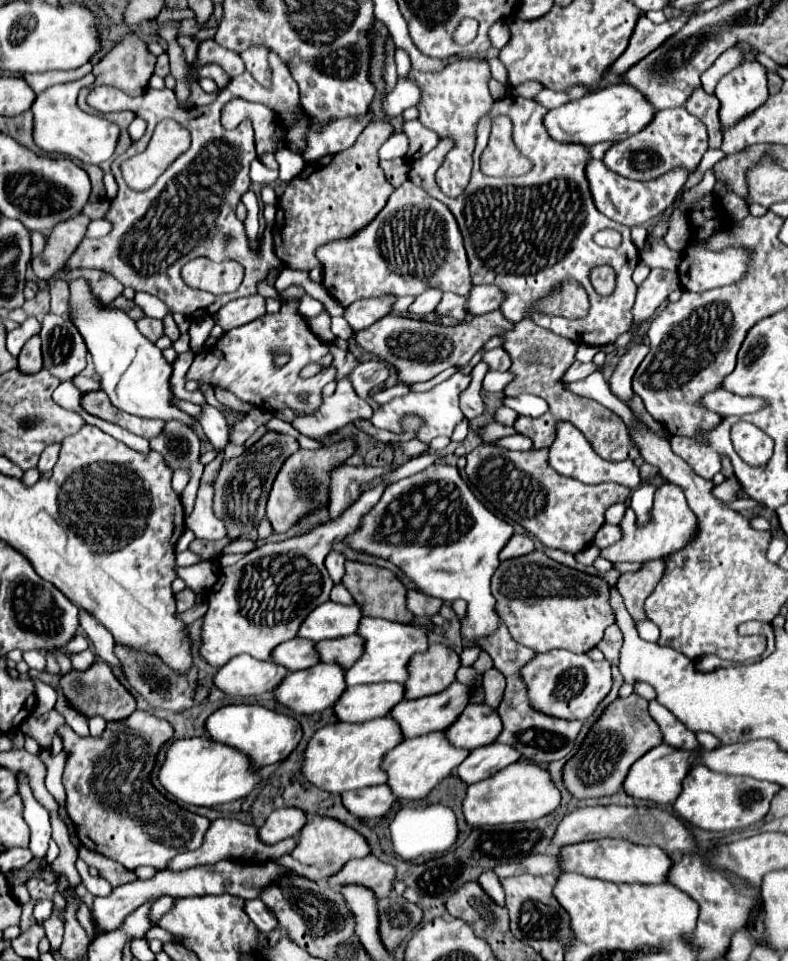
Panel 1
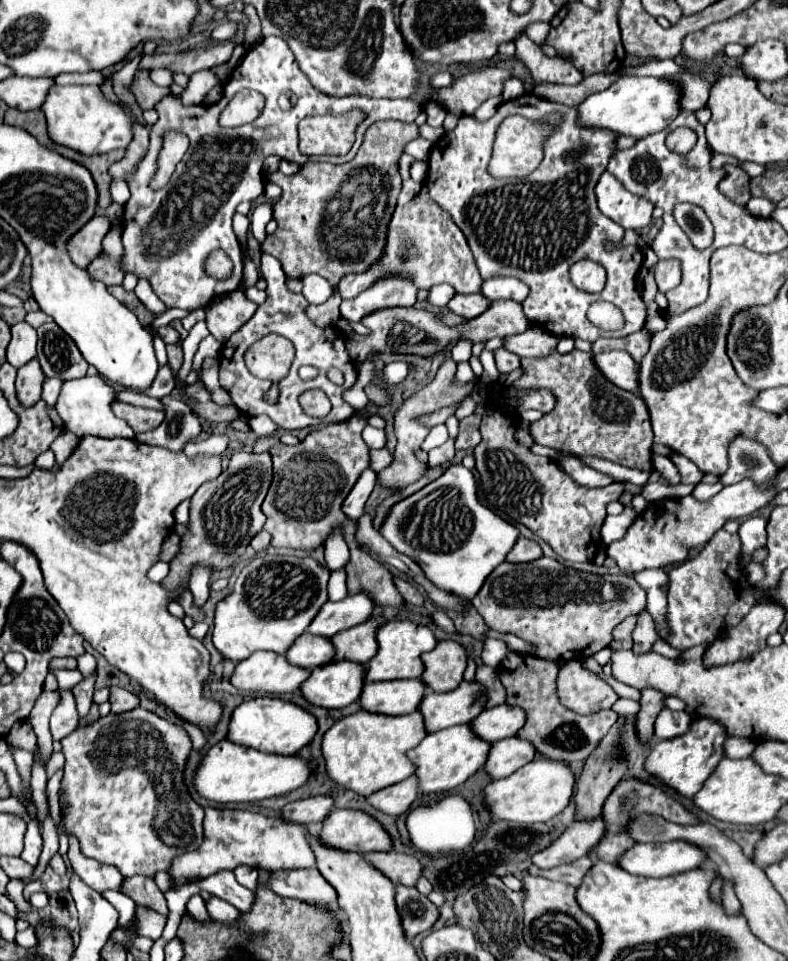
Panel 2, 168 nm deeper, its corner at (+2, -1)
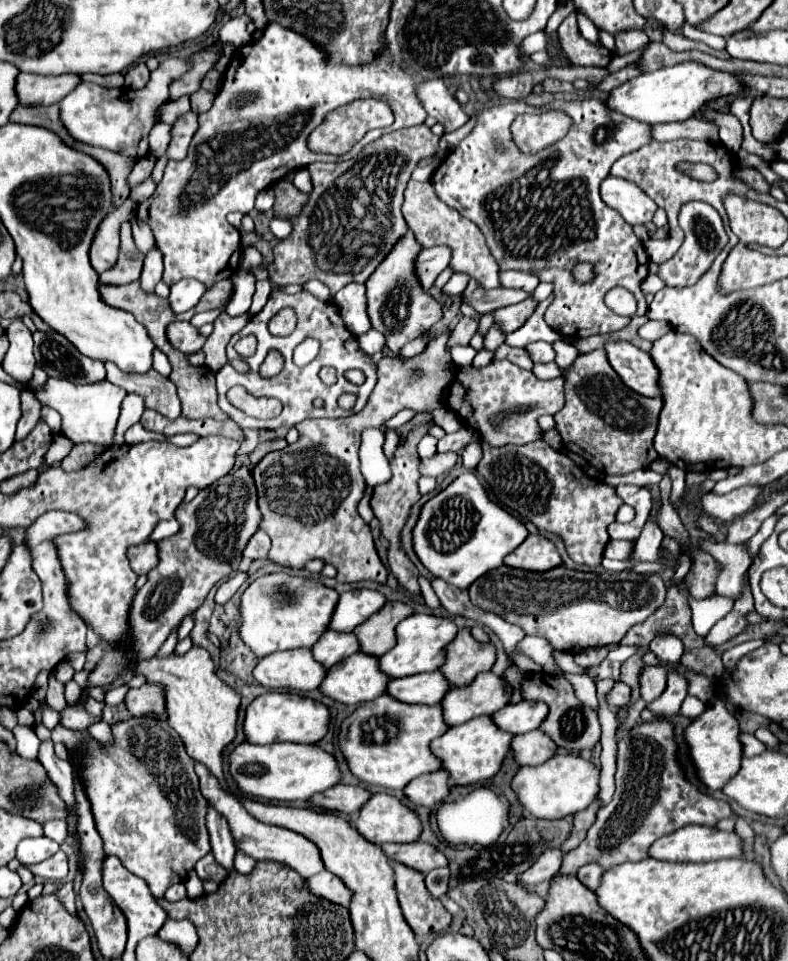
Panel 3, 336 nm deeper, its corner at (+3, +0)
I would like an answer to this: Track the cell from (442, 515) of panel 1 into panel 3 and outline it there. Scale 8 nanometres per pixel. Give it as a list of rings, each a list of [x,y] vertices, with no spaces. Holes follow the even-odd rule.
[[[465,471],[421,507],[411,535],[413,551],[425,569],[459,589],[469,589],[483,573],[503,565],[505,555],[515,551],[527,537],[527,527],[489,501],[477,477]]]

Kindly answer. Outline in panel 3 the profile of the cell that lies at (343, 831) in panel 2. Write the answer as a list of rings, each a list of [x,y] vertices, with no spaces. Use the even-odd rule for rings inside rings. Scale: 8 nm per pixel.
[[[377,793],[359,811],[357,819],[351,821],[367,841],[375,845],[383,843],[411,843],[419,839],[421,823],[417,815],[407,809],[399,799]]]

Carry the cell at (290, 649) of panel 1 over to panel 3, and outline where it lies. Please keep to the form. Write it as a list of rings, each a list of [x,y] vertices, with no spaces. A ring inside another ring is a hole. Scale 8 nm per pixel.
[[[325,631],[323,637],[311,647],[311,653],[315,661],[319,661],[323,667],[331,667],[339,663],[341,659],[347,659],[357,651],[357,639],[351,633],[337,633],[337,631]]]

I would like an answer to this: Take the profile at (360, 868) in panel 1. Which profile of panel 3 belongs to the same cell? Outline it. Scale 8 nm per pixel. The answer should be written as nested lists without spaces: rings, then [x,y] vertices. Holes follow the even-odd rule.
[[[423,841],[403,843],[403,845],[385,843],[381,849],[391,863],[407,865],[407,867],[423,873],[423,875],[427,875],[429,871],[433,871],[437,867],[447,867],[445,855],[439,853],[433,845],[423,843]]]

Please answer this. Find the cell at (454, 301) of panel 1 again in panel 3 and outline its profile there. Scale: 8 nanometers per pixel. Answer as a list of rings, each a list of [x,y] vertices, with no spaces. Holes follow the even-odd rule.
[[[469,281],[467,289],[463,291],[463,301],[469,303],[477,313],[491,313],[499,307],[507,307],[531,297],[531,293],[523,293],[519,289],[483,289],[477,281]]]

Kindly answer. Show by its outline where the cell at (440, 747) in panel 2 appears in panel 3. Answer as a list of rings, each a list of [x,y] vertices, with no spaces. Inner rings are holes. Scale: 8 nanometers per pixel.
[[[475,717],[463,725],[449,727],[447,733],[433,739],[429,747],[431,753],[441,761],[453,785],[473,785],[491,779],[499,771],[503,757],[509,751],[509,741],[511,735],[503,733],[491,717]]]

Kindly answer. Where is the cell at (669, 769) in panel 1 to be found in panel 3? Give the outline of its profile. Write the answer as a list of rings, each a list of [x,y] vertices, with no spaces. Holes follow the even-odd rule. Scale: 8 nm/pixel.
[[[713,697],[707,703],[707,709],[695,717],[683,731],[683,739],[689,747],[689,759],[693,761],[695,773],[699,777],[699,781],[709,789],[721,789],[739,769],[741,765],[741,743],[739,743],[739,721],[733,713],[727,711],[725,703],[717,697]]]

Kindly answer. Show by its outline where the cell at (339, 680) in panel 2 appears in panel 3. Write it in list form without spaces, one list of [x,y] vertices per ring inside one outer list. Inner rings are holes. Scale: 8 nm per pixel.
[[[353,653],[349,659],[327,669],[319,691],[339,703],[357,705],[373,701],[387,689],[387,677],[379,673],[377,657]]]

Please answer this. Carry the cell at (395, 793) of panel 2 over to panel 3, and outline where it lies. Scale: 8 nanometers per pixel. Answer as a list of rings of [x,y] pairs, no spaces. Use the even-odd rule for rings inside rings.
[[[443,769],[427,775],[415,777],[411,783],[405,785],[403,793],[407,799],[415,805],[425,805],[425,807],[435,807],[443,803],[443,799],[449,795],[449,779]]]

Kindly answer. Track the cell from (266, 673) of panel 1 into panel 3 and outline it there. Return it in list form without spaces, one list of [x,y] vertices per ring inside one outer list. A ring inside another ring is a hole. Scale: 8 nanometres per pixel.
[[[309,649],[275,651],[259,659],[253,669],[253,679],[265,689],[313,691],[325,677],[325,667],[319,665]]]

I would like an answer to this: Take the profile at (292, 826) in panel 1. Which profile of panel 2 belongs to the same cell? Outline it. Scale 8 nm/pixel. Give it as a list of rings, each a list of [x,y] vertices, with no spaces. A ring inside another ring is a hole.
[[[320,794],[320,796],[288,802],[282,808],[282,816],[284,820],[290,820],[296,824],[312,824],[312,822],[322,822],[332,808],[334,808],[334,798],[328,794]]]

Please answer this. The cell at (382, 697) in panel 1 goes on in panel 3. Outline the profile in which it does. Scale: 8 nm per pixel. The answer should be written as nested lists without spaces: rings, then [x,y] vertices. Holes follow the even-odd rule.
[[[431,671],[389,681],[387,695],[409,705],[437,705],[447,689],[449,685],[441,671]]]

